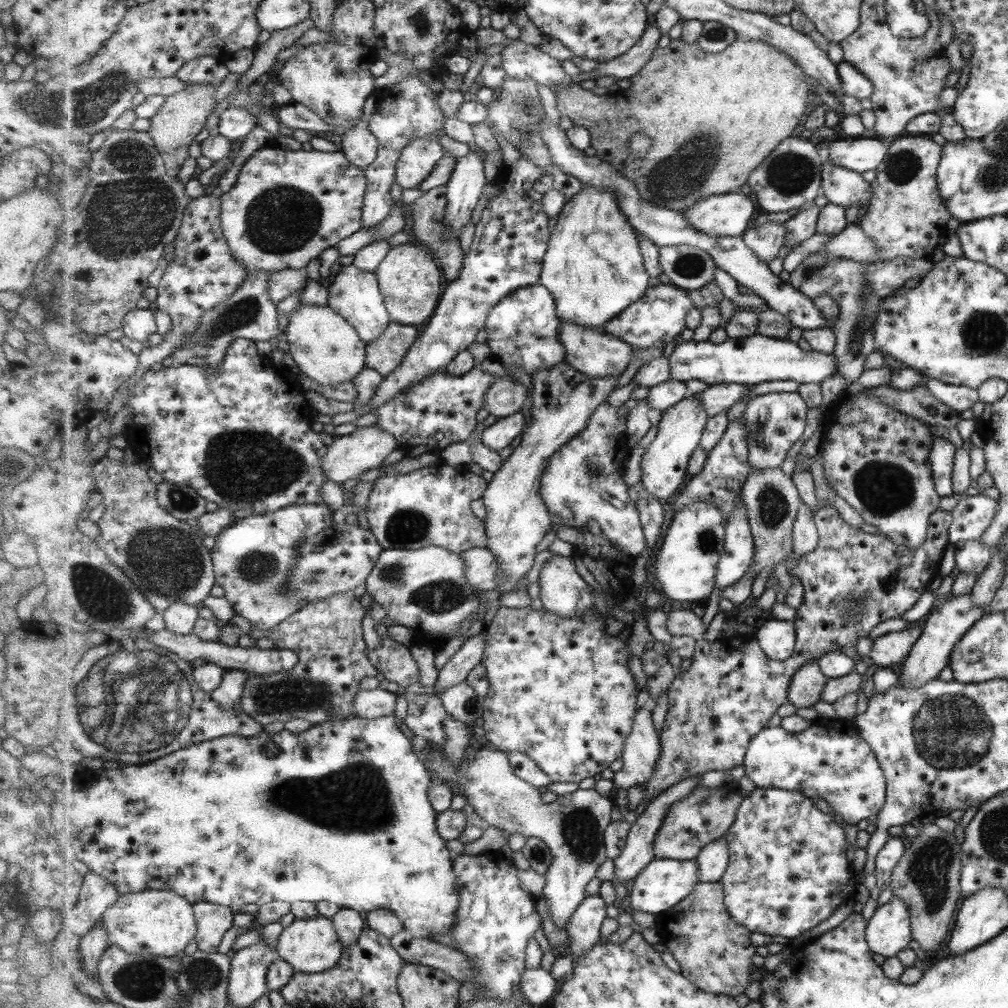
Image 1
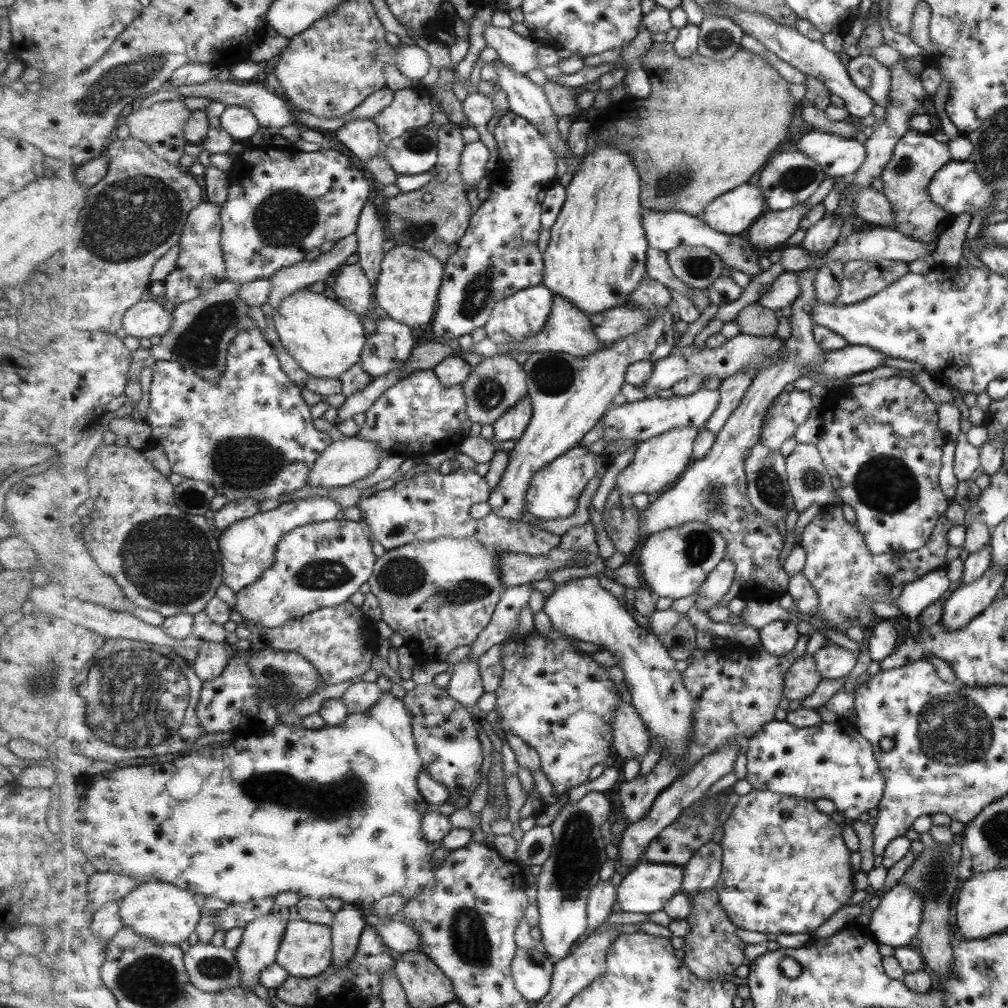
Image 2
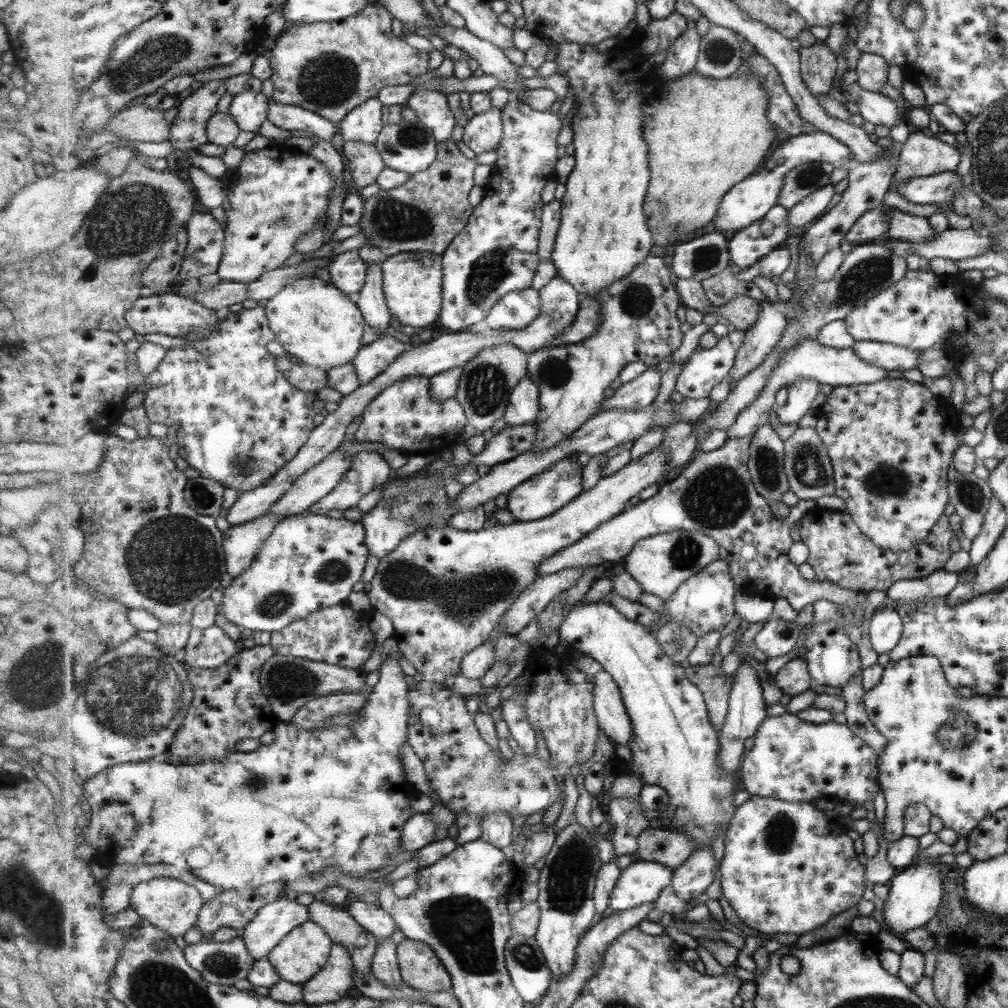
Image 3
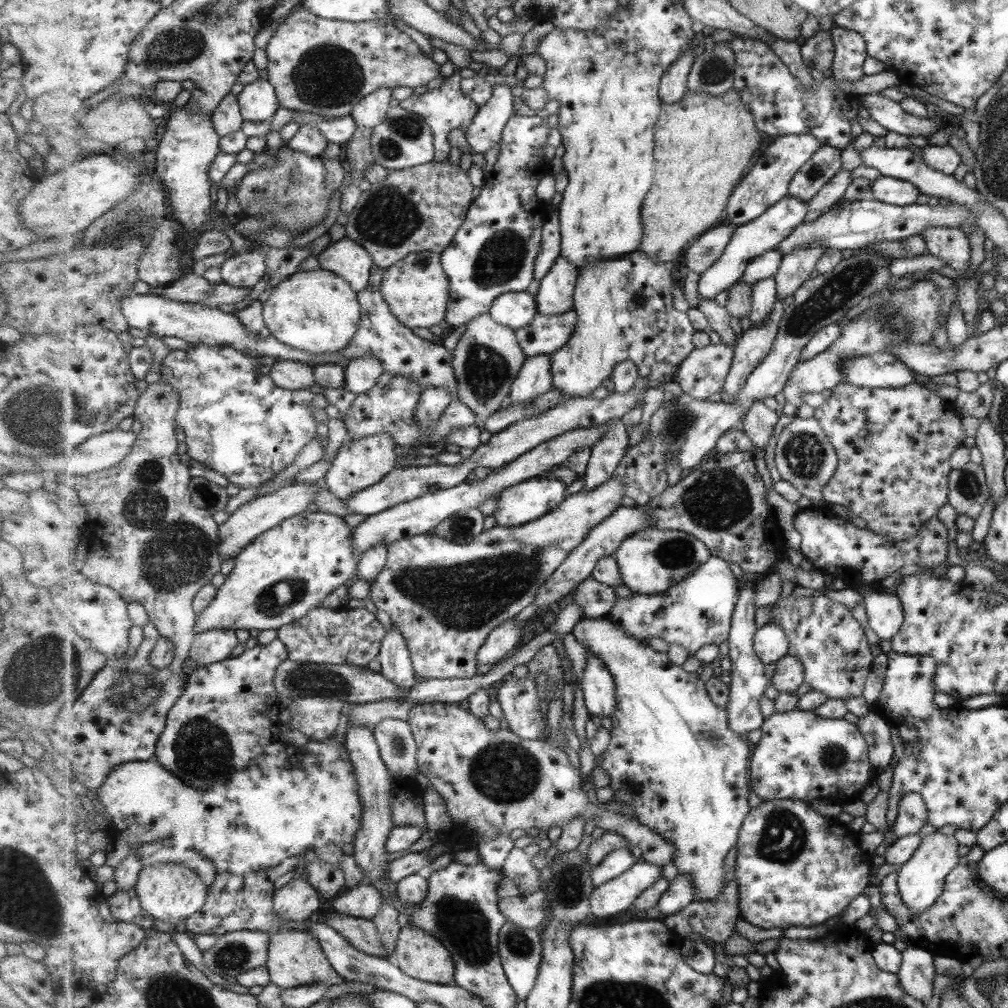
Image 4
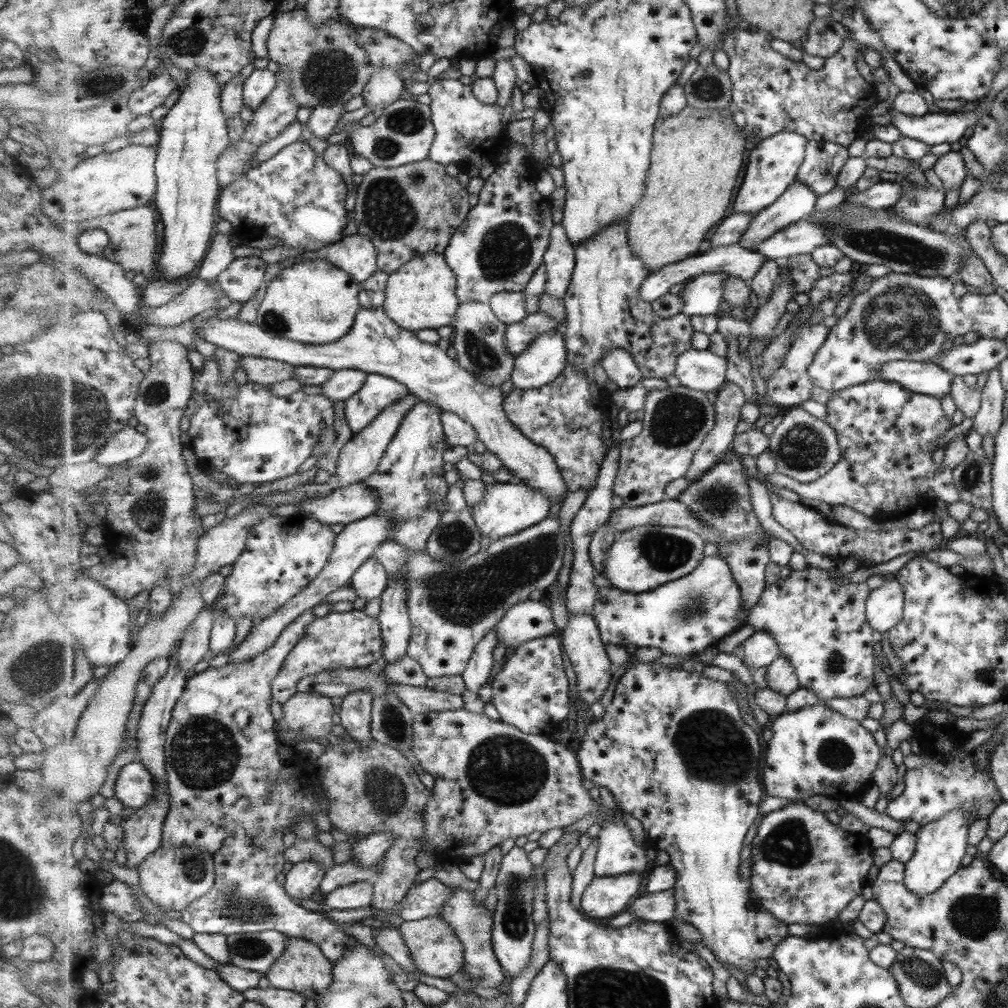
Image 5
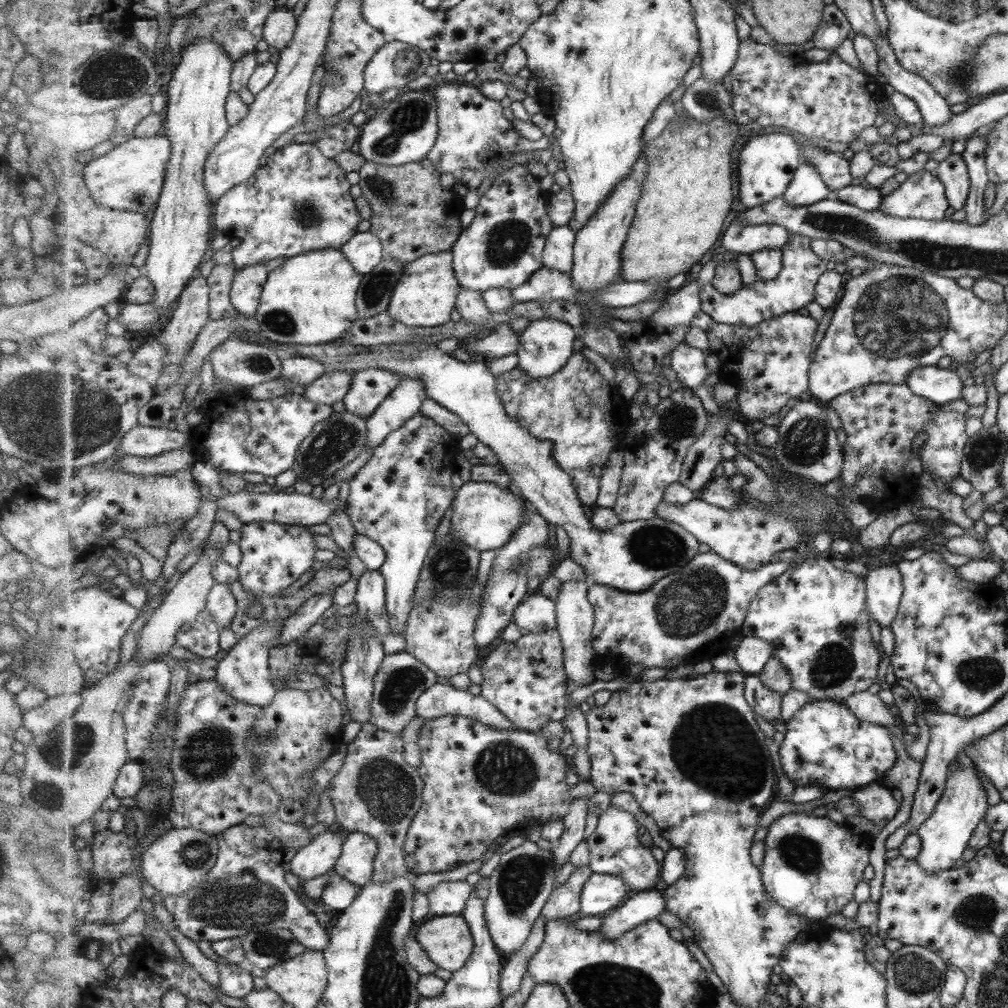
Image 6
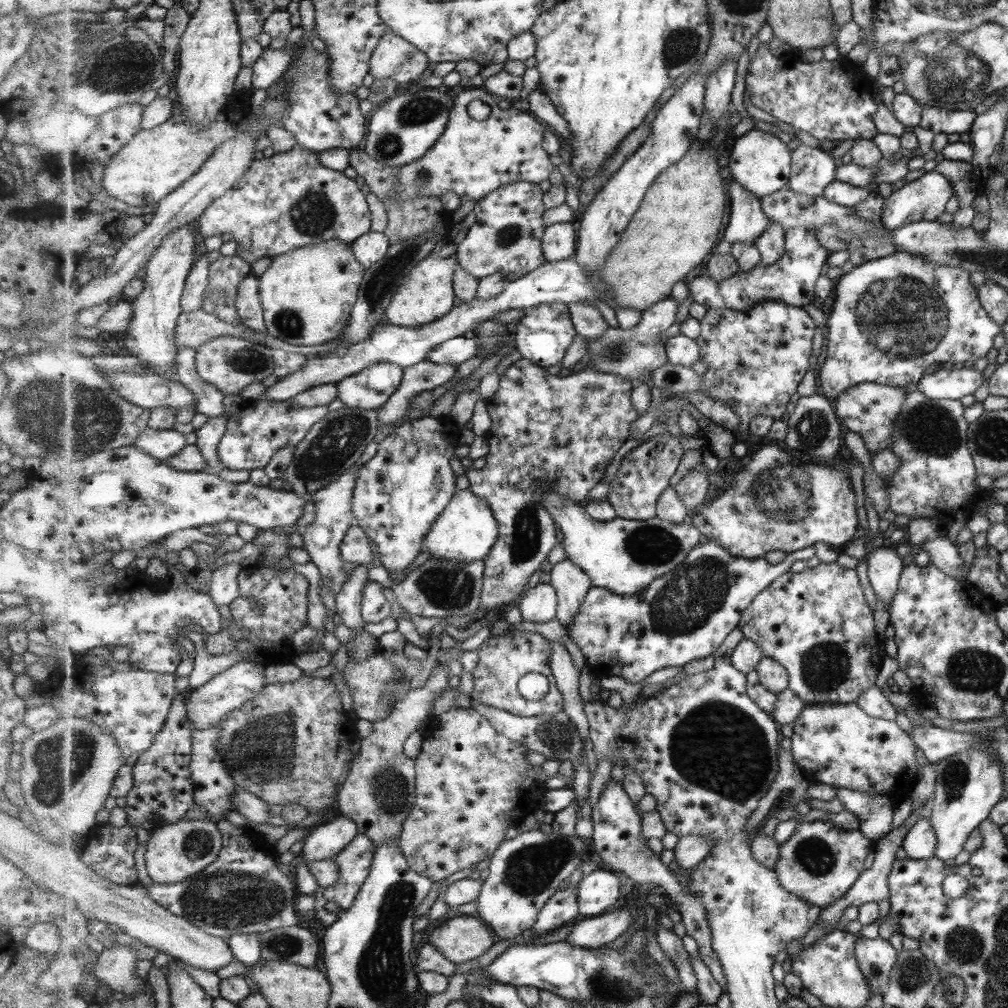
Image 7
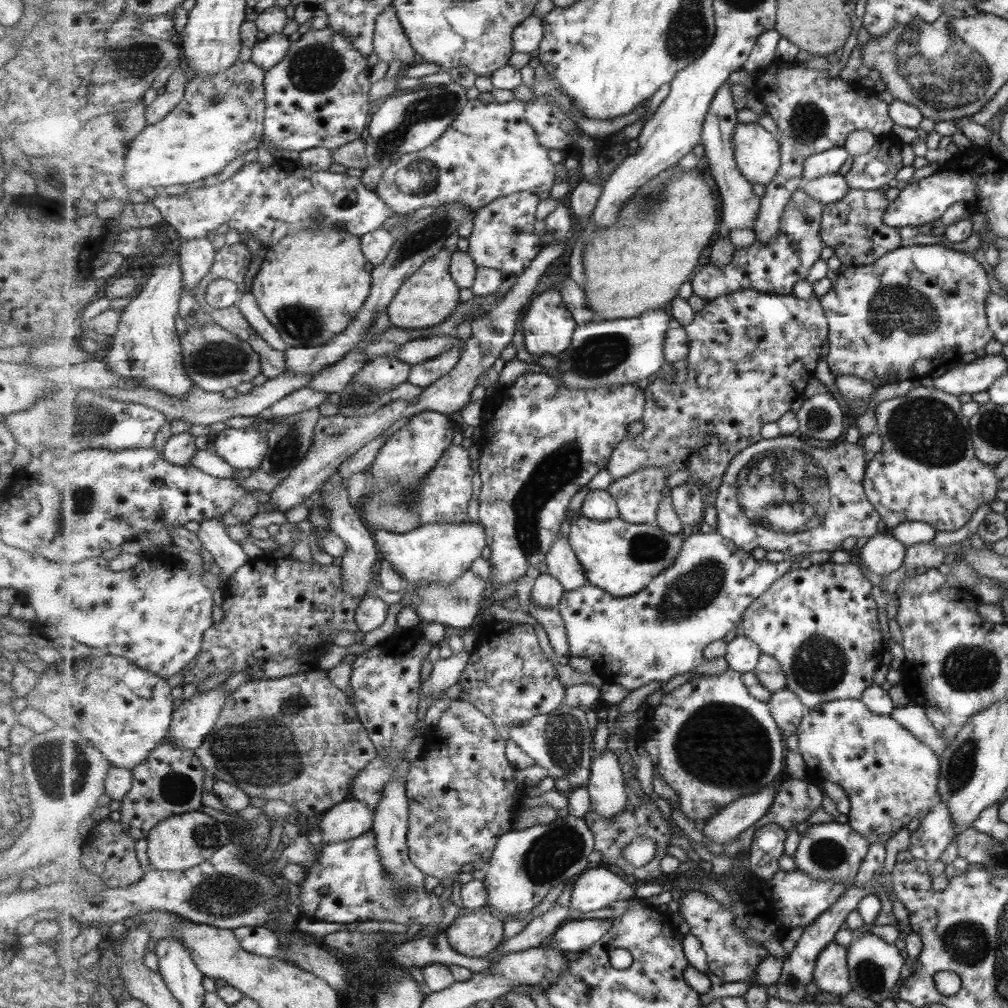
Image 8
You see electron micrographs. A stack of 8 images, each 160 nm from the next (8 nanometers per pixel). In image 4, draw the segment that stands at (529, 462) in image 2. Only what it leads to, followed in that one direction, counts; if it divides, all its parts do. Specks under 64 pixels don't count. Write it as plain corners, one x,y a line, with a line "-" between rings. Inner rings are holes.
638,250
618,258
592,262
585,268
579,268
579,272
574,307
579,315
578,325
571,340
551,355
554,388
560,390
563,399
591,397
607,378
612,378
615,367
626,360
635,362
640,376
649,379
652,384
673,380
674,370
679,370
680,364
696,349
694,334
698,331
688,312
673,308
673,290
682,280
673,274
672,265
651,260

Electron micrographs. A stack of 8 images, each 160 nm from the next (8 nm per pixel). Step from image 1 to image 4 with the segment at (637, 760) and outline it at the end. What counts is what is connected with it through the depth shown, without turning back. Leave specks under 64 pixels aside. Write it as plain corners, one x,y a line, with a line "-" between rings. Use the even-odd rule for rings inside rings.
584,648
589,658
581,681
586,708
592,715
607,716
613,720
618,705
614,674
611,674
603,659
595,655
591,649

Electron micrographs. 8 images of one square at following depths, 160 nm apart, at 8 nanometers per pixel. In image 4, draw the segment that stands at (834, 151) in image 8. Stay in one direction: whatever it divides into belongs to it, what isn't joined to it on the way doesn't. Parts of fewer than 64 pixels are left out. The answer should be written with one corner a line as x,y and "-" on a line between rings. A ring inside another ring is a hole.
789,194
759,218
737,226
725,254
719,258
719,262
702,274
698,288
701,297
713,299
722,290
728,290
737,284
737,280
744,276
748,264
770,250
778,250
780,243
789,238
795,229
803,224
807,214
809,214
808,203

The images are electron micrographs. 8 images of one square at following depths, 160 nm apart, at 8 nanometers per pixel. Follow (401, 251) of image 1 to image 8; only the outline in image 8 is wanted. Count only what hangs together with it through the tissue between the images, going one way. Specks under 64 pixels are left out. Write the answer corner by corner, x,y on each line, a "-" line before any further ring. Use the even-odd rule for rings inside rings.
442,247
433,258
403,283
388,309
393,326
402,329
428,329
445,322
455,312
461,296
459,296
460,288
450,271
453,255
454,253

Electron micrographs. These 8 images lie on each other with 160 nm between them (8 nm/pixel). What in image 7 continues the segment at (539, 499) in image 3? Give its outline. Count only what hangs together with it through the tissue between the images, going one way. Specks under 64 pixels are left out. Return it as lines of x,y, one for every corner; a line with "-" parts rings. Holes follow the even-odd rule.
469,488
455,493
450,506
447,506
445,513
439,516
431,533
427,535
423,543
423,552
427,552
429,559
441,558
461,562
486,560
498,539
499,522
494,511
491,510
491,506
487,506
483,497

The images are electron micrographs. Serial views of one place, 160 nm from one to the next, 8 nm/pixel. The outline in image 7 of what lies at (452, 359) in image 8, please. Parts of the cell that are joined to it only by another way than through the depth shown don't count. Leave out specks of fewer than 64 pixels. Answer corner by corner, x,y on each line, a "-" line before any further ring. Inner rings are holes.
427,360
404,369
401,386
378,410
380,426
399,424
401,418
414,408
415,399
424,392
447,384
457,374
457,364
435,364

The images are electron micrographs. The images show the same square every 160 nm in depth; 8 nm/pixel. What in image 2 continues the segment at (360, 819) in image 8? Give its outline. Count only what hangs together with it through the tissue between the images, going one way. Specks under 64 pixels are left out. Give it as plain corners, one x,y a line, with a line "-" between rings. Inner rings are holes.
276,910
249,923
241,946
236,950
238,965
242,969
243,989
259,986
263,970
278,962
288,922
281,920

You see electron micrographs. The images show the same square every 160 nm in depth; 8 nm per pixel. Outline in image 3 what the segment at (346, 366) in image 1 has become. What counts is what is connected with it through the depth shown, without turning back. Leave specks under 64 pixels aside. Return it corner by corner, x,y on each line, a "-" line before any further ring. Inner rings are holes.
304,278
286,286
265,308
270,327
284,350
297,357
301,364
328,372
352,363
364,347
363,334
368,324
358,303
350,297
331,280

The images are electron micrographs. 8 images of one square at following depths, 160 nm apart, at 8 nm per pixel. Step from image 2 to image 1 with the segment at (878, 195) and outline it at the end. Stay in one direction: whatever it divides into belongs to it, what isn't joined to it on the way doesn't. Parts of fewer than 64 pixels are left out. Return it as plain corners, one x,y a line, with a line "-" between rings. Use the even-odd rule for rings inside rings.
827,162
822,166
822,193
829,203
844,206
858,206
864,211
870,200
870,184
860,173

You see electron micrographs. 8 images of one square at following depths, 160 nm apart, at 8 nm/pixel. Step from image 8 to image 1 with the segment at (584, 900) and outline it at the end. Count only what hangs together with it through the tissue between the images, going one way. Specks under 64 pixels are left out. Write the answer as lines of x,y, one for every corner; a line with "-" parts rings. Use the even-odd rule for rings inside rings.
656,858
634,880
629,903
634,910
641,910
658,916
662,912
668,911
671,907
677,906
681,901
685,901
700,883
697,859
675,860

